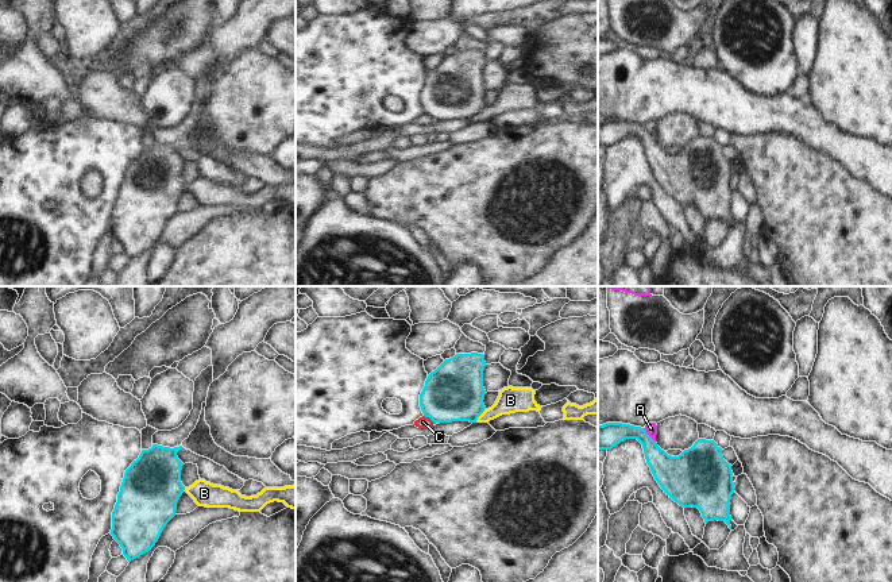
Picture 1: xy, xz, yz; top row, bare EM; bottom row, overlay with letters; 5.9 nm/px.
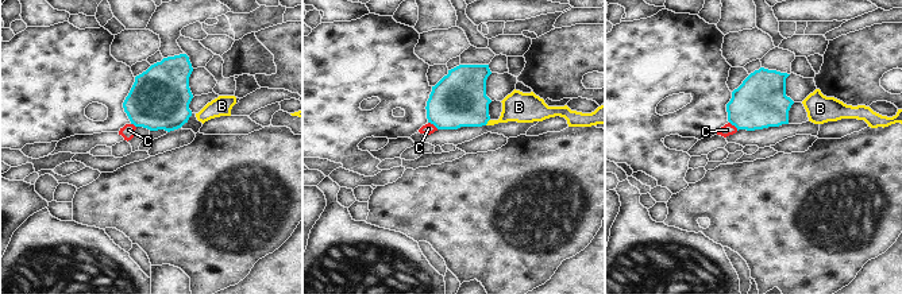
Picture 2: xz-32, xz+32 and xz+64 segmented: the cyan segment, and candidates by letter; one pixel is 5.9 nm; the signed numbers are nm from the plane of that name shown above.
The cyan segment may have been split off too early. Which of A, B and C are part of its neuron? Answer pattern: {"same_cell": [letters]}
{"same_cell": []}

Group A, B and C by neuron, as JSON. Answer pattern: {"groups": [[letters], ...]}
{"groups": [["A"], ["B", "C"]]}

